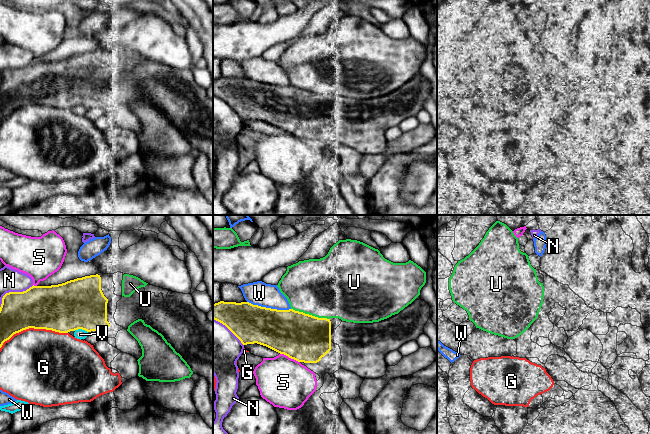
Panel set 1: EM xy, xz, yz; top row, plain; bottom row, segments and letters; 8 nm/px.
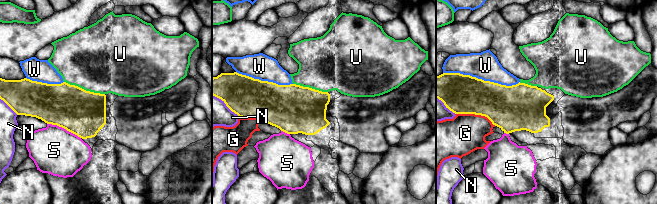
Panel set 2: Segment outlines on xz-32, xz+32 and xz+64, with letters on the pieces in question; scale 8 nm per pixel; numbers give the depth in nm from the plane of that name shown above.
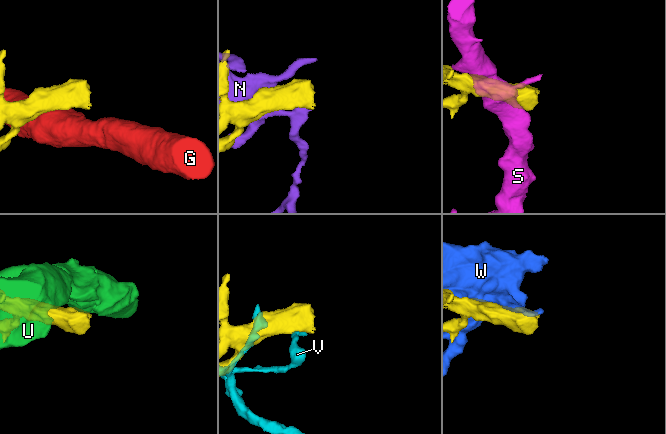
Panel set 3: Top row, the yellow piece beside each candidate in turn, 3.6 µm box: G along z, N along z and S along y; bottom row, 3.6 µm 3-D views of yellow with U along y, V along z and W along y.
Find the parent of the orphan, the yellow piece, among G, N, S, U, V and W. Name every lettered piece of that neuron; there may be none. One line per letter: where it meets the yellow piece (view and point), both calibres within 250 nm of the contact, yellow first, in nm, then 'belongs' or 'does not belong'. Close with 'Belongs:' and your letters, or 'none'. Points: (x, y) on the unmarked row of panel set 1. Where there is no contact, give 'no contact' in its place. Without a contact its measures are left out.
G: xy (32, 103) | 360/480 nm | does not belong
N: xy (12, 68) | 340/190 nm | does not belong
S: xz (290, 133) | 380/400 nm | does not belong
U: xz (310, 91) | 380/480 nm | does not belong
V: xy (81, 104) | 400/80 nm | does not belong
W: xz (269, 84) | 360/190 nm | does not belong
Belongs: none

